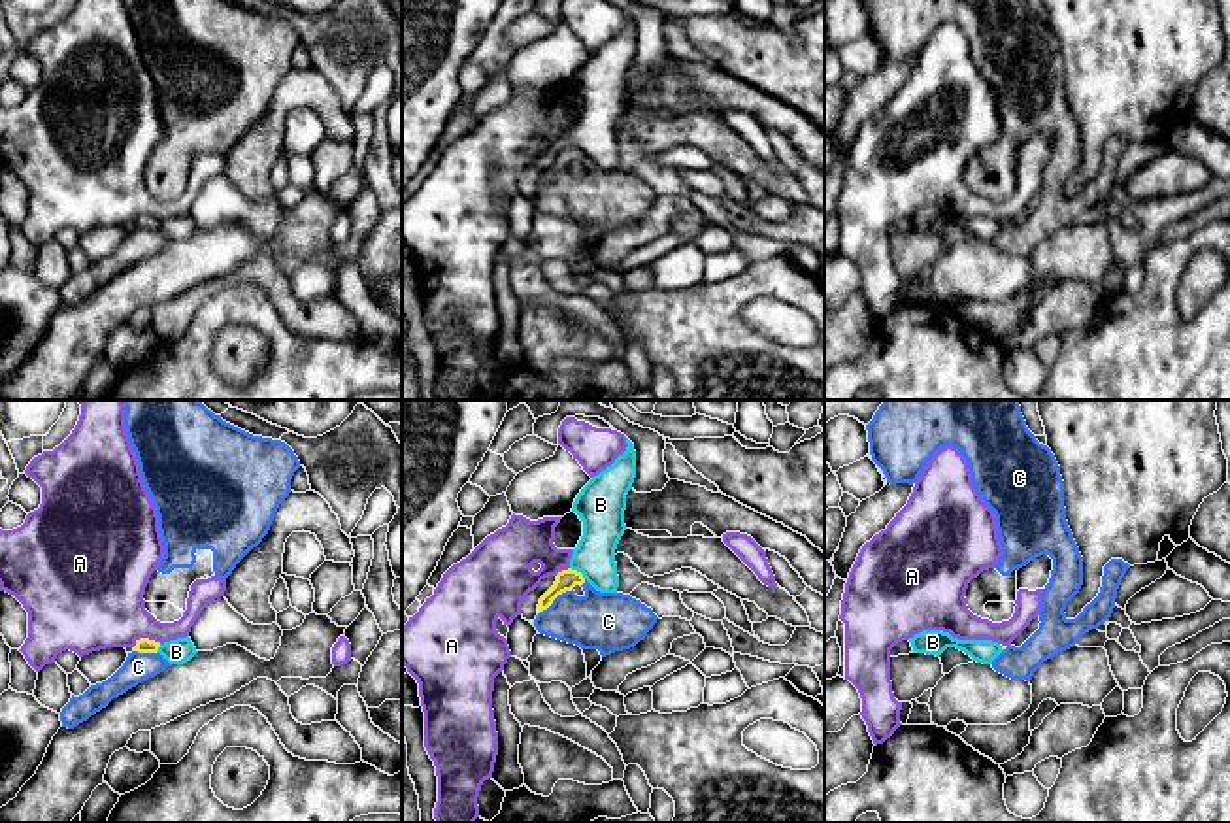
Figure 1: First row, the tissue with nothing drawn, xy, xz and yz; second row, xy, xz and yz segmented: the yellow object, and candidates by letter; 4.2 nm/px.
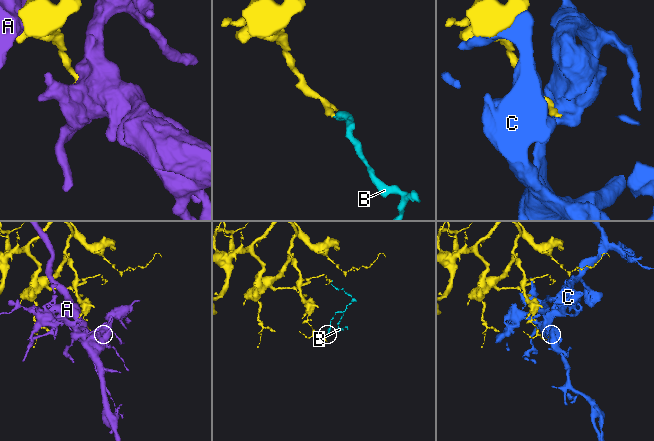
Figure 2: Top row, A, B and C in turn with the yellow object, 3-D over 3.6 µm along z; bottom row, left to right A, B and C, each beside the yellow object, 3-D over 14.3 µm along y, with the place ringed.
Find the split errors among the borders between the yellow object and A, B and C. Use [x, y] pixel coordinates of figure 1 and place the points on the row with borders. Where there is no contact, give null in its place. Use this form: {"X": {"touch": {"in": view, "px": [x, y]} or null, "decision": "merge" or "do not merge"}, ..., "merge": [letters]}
{"A": {"touch": {"in": "xy", "px": [146, 638]}, "decision": "do not merge"}, "B": {"touch": {"in": "xz", "px": [576, 571]}, "decision": "do not merge"}, "C": {"touch": {"in": "xz", "px": [555, 597]}, "decision": "do not merge"}, "merge": []}

